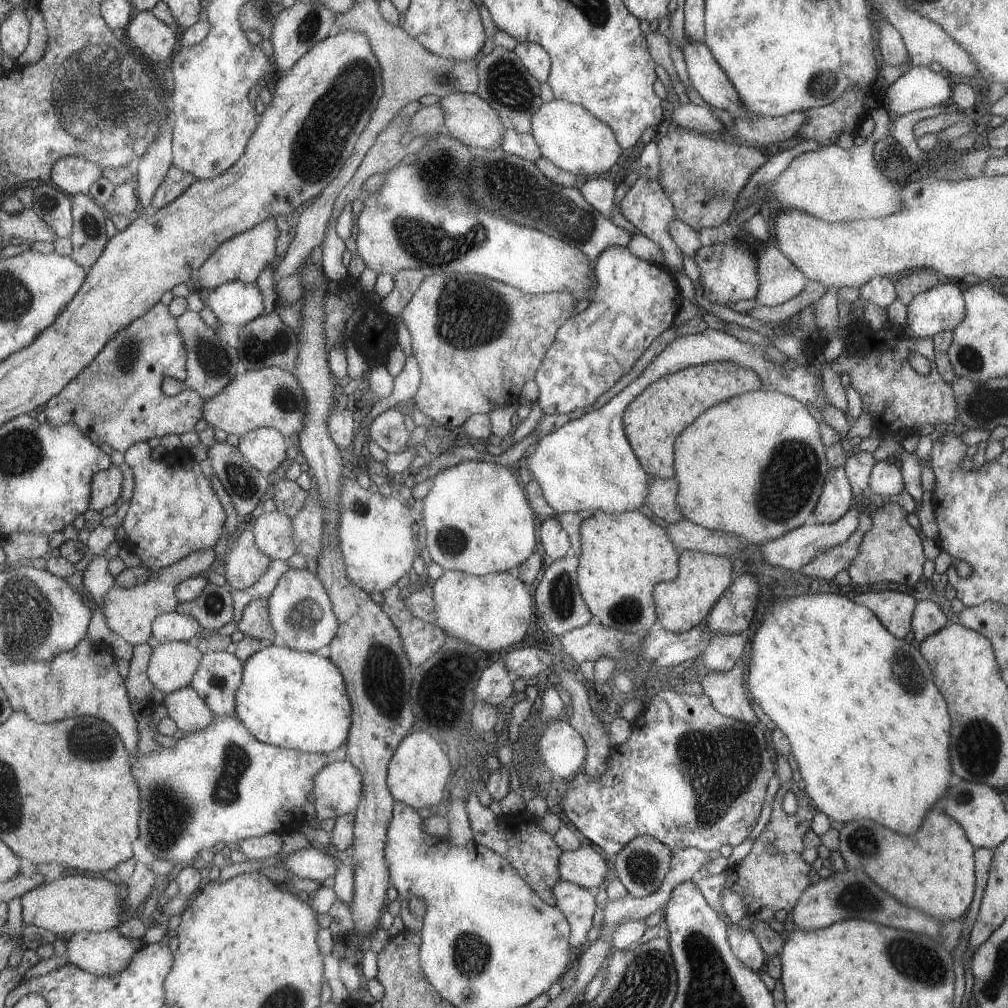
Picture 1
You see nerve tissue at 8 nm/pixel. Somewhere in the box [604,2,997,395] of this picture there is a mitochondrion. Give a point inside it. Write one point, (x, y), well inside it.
(822, 85)

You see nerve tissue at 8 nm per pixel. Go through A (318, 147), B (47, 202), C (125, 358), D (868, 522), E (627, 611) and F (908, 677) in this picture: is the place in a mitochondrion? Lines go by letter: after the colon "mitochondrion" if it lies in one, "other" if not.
A: mitochondrion
B: mitochondrion
C: mitochondrion
D: other
E: mitochondrion
F: mitochondrion

